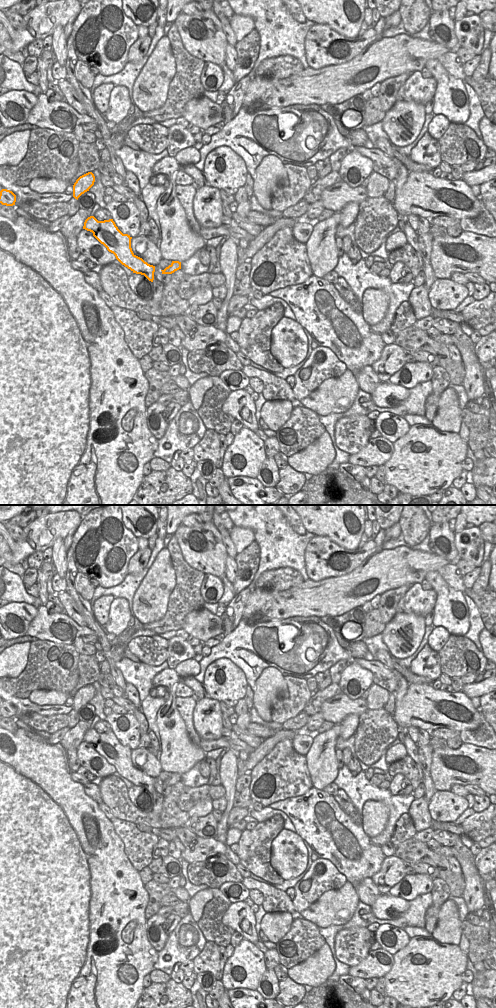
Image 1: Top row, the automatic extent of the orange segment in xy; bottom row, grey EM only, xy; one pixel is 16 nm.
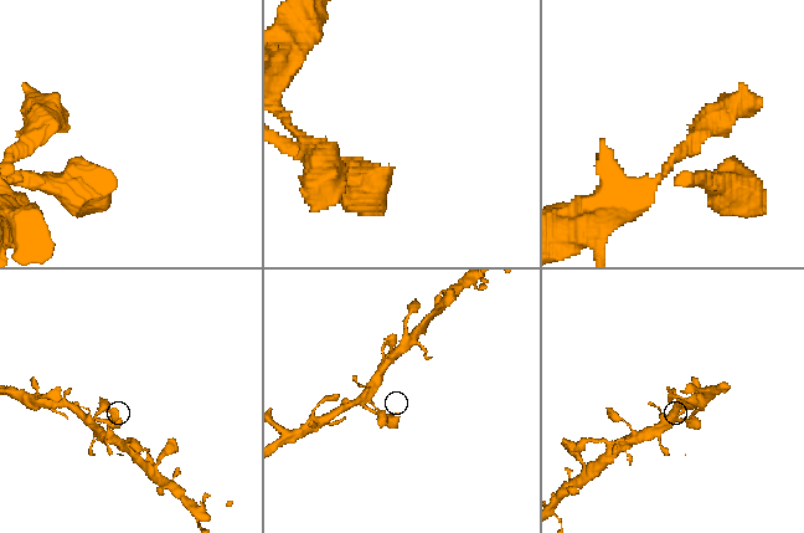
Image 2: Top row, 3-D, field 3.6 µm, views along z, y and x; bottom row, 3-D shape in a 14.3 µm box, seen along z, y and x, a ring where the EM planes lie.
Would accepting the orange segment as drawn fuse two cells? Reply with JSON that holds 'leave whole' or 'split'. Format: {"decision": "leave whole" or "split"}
{"decision": "leave whole"}

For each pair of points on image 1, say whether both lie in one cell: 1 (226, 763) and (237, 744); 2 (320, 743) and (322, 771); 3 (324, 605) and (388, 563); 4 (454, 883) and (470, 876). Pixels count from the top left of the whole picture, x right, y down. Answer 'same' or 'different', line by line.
1: different
2: same
3: same
4: different

